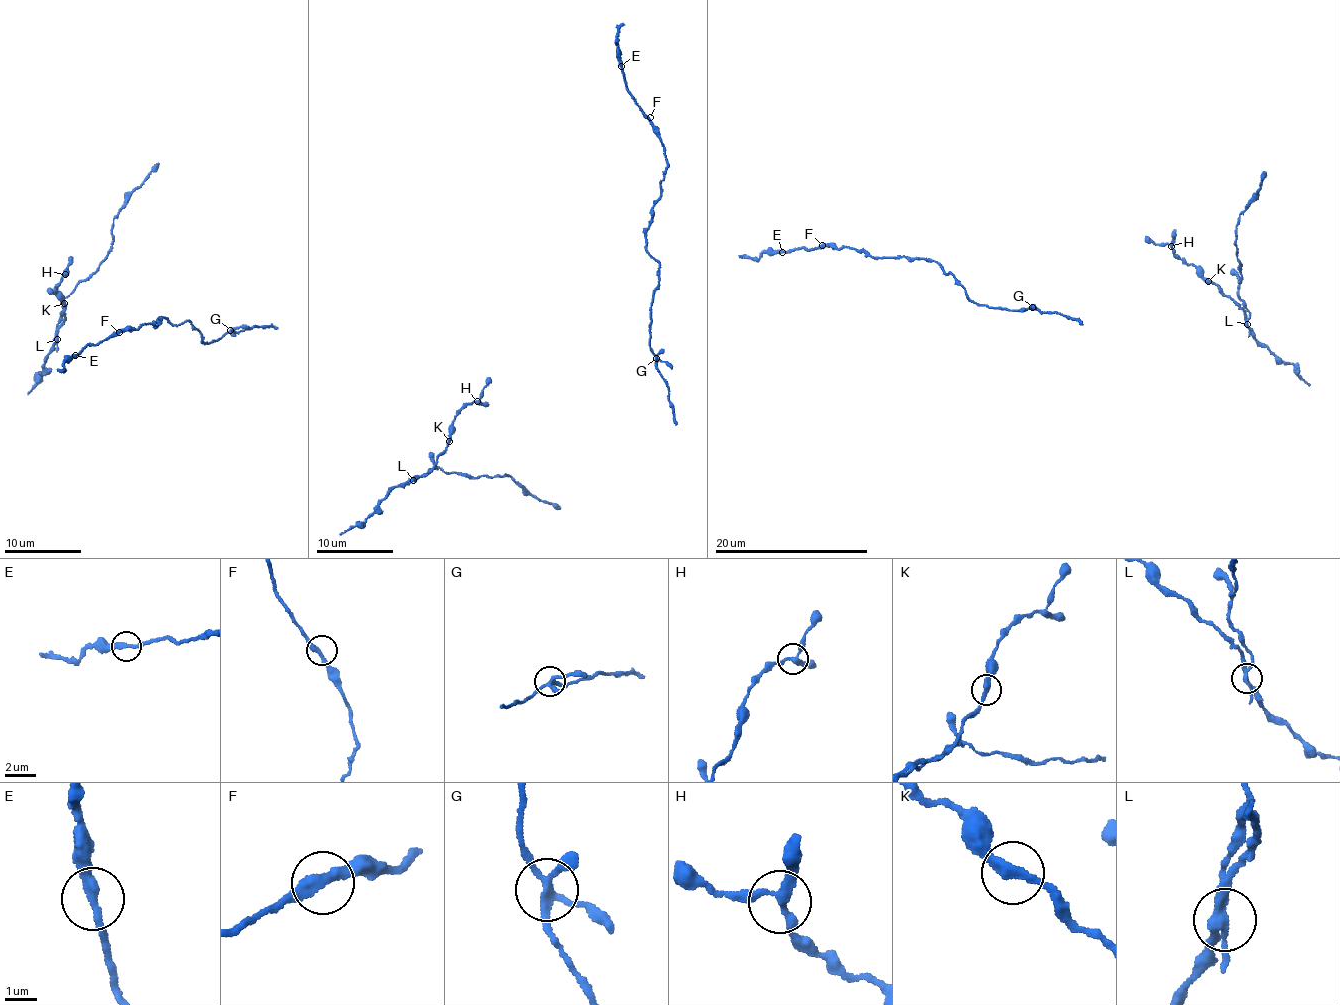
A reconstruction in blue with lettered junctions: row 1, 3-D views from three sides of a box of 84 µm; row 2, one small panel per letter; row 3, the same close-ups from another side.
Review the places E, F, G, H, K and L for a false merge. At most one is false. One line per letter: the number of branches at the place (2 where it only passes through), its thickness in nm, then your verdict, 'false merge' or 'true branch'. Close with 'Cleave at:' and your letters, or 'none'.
E: 2 | 300 nm | true branch
F: 2 | 320 nm | true branch
G: 4 | 240 nm | true branch
H: 3 | 240 nm | true branch
K: 2 | 280 nm | true branch
L: 4 | 260 nm | false merge
Cleave at: L

